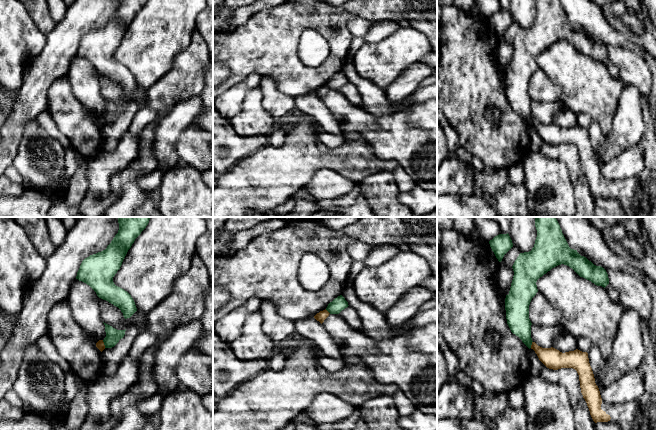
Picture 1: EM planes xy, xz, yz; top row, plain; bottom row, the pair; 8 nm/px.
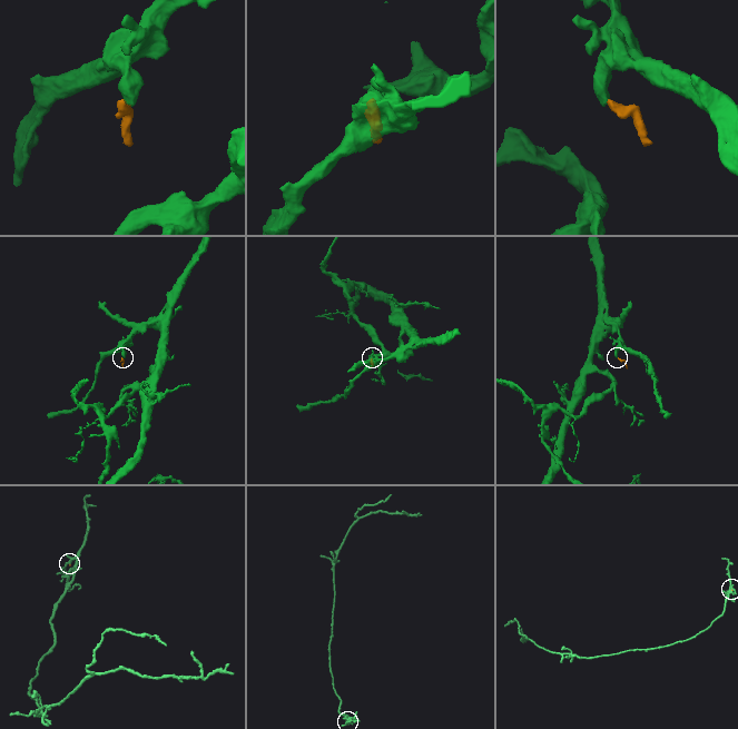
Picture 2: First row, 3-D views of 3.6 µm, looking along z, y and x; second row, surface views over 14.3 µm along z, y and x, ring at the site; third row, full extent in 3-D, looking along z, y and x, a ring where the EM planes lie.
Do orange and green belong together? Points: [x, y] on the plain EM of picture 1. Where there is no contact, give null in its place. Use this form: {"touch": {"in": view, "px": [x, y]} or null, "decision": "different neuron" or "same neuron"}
{"touch": {"in": "xy", "px": [103, 120]}, "decision": "different neuron"}

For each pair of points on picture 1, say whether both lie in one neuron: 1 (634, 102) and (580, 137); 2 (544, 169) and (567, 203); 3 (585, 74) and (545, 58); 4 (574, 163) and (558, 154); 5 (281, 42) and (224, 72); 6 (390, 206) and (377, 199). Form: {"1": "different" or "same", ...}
{"1": "different", "2": "same", "3": "same", "4": "same", "5": "different", "6": "same"}

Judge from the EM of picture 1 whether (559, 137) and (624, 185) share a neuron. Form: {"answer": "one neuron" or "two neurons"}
{"answer": "one neuron"}

